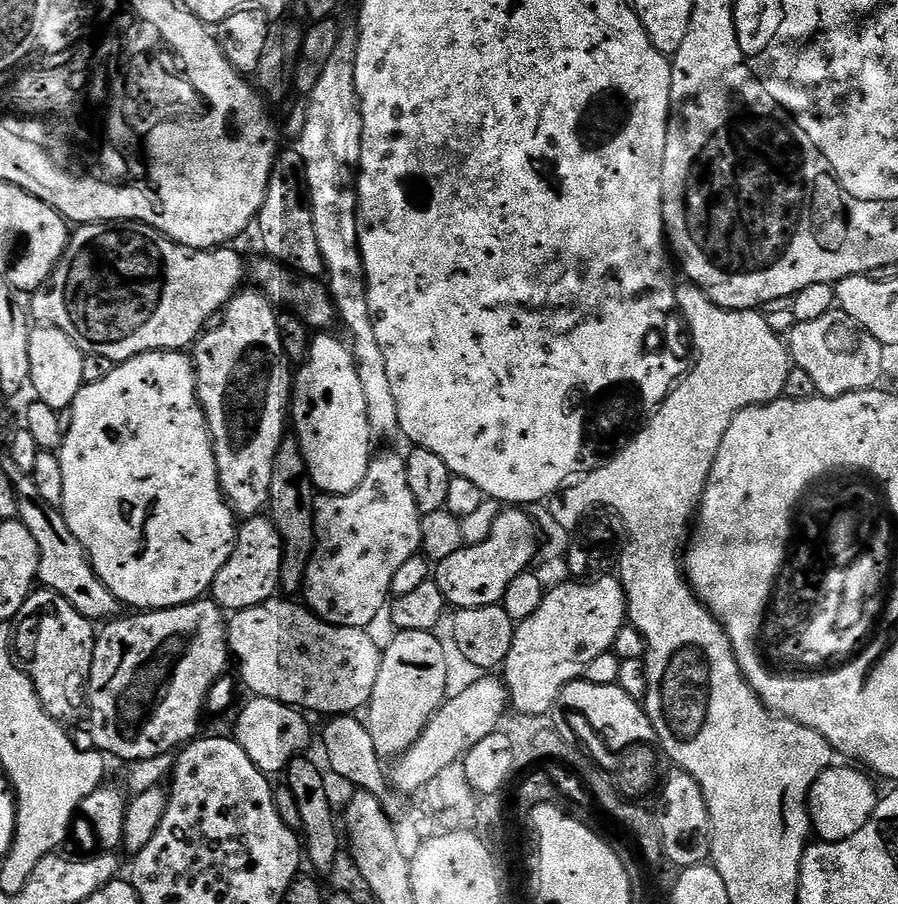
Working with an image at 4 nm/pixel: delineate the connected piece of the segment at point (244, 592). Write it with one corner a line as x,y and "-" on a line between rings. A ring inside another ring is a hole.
264,514
247,517
239,525
236,545
226,566
222,566
222,570
218,570
218,578
214,578
211,599
232,614
273,599
284,576
285,555
284,539
280,537
275,520

